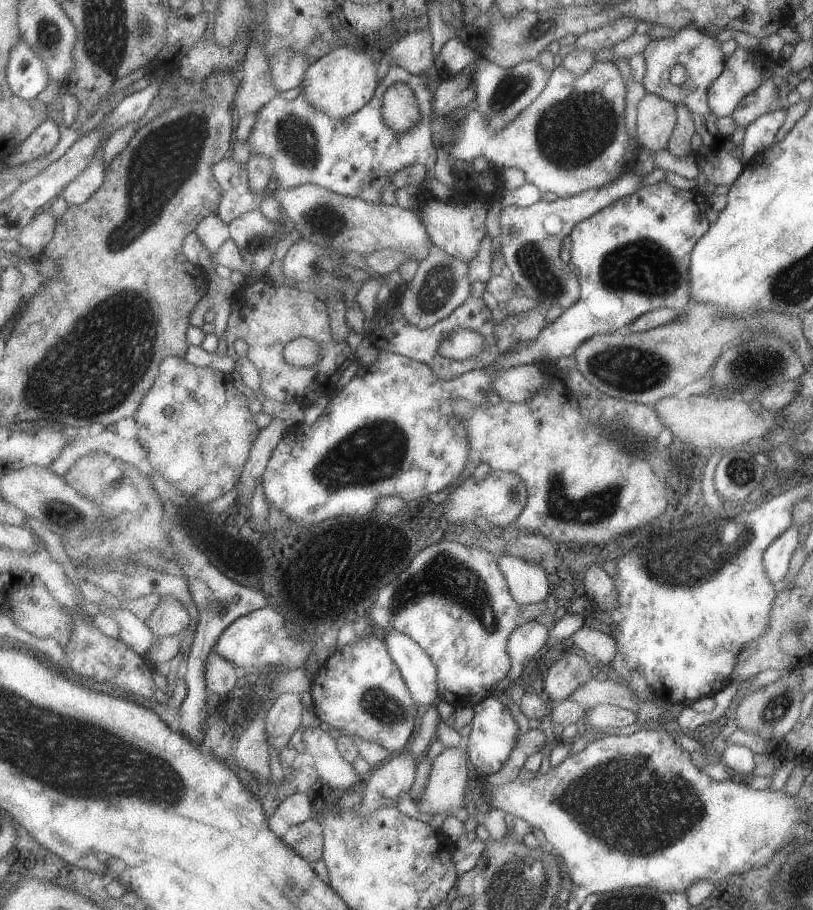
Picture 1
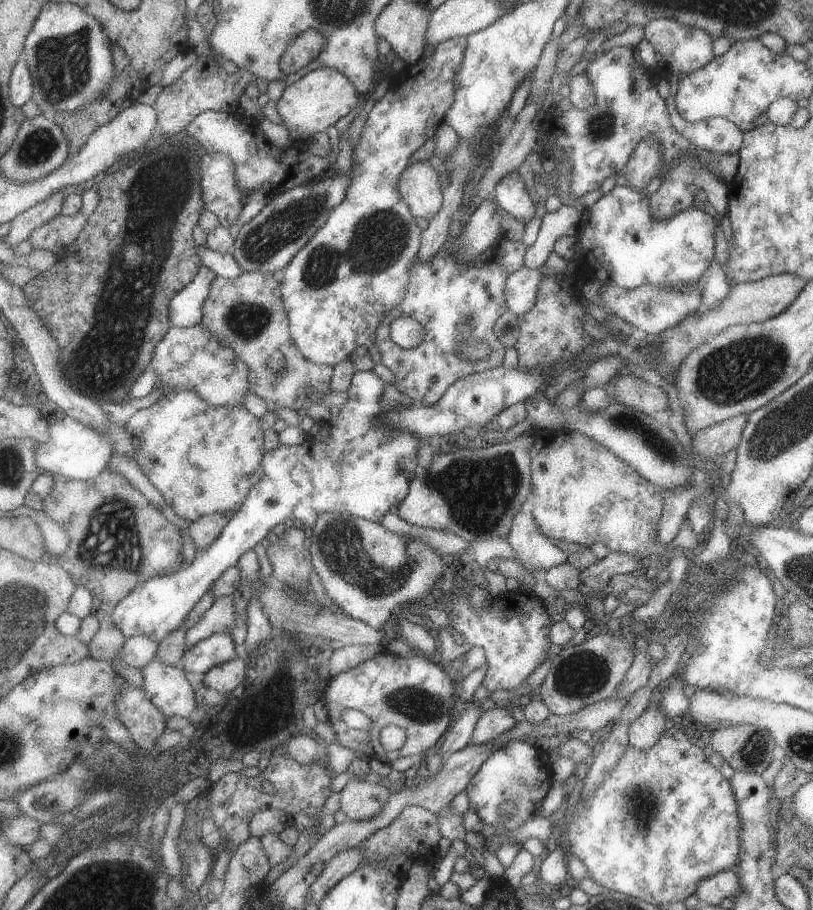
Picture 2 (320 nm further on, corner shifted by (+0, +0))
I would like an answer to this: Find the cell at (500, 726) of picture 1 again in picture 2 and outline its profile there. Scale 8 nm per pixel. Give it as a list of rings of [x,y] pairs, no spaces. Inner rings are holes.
[[[512,742],[503,745],[492,753],[481,764],[479,770],[468,780],[464,788],[468,795],[468,806],[473,808],[476,816],[485,824],[491,824],[495,828],[503,826],[507,831],[519,828],[536,811],[535,808],[542,803],[548,793],[551,761],[538,747],[524,742]],[[504,800],[515,803],[517,817],[515,822],[506,823],[498,815],[498,806]]]

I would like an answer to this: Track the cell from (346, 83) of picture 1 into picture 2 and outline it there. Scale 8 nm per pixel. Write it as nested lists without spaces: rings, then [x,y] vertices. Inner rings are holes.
[[[327,67],[315,69],[296,83],[288,85],[283,96],[276,103],[287,129],[292,128],[313,136],[325,132],[329,126],[333,126],[343,116],[347,116],[353,108],[358,111],[359,97],[361,95],[345,73]]]

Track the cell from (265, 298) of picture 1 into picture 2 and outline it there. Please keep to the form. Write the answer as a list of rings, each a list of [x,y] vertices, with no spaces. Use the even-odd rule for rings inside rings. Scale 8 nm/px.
[[[245,271],[236,279],[215,278],[204,304],[201,325],[233,347],[237,356],[250,366],[251,390],[263,398],[269,411],[290,408],[300,412],[332,391],[334,368],[310,361],[295,344],[282,295],[282,283],[273,278],[273,273]],[[275,354],[281,354],[286,359],[284,371],[277,372],[270,365],[270,358]]]

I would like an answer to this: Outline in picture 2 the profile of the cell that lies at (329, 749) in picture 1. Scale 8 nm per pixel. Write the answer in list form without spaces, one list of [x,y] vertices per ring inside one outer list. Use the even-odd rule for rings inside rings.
[[[352,778],[342,785],[341,810],[347,819],[362,821],[376,817],[386,803],[391,790],[360,778]]]

